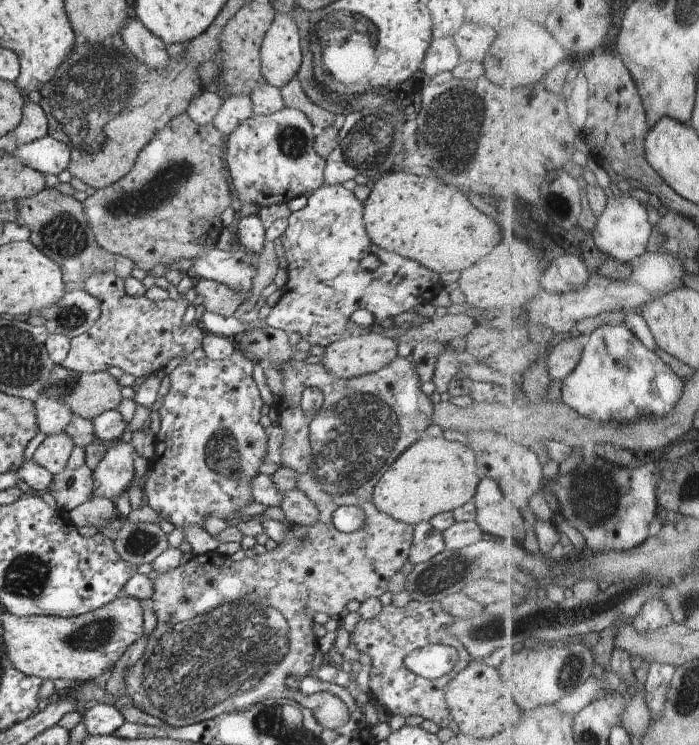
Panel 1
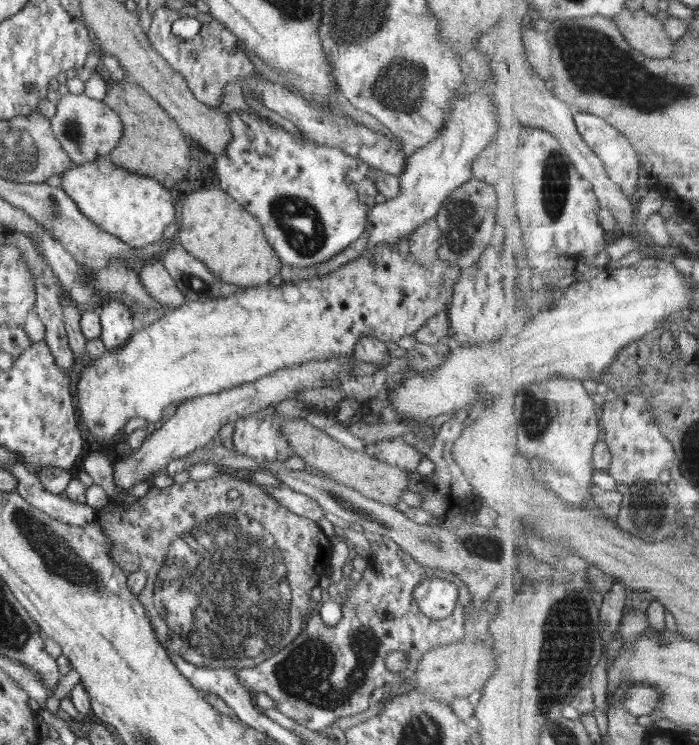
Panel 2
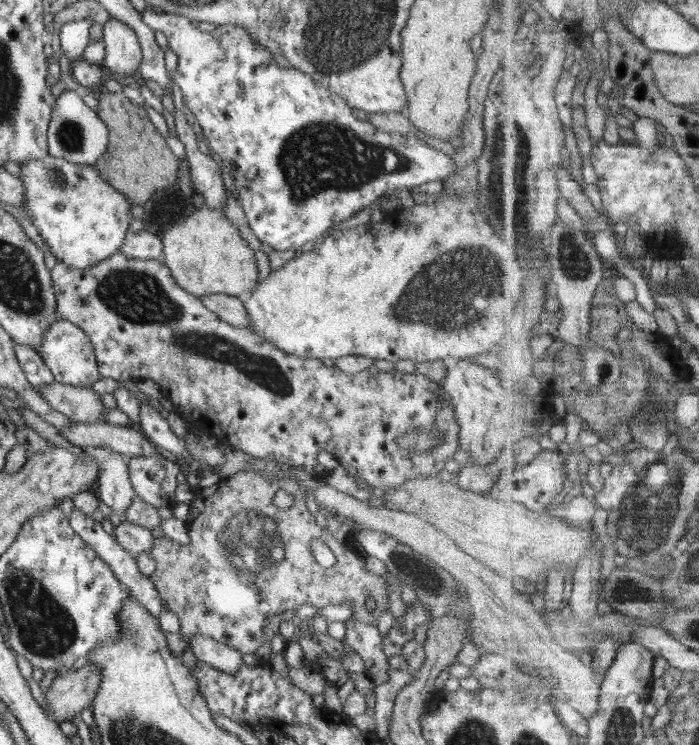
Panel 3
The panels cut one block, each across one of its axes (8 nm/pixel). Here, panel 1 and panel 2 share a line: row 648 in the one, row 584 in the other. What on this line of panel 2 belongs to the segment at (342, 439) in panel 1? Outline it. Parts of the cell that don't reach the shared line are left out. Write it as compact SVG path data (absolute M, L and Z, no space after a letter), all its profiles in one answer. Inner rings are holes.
M224 472L205 481L189 480L182 484L173 483L166 488L150 487L148 493L140 498L126 498L122 501L126 508L120 512L108 512L103 507L98 510L97 518L103 526L103 533L111 542L109 556L125 572L142 570L146 573L146 584L143 593L139 594L141 605L145 608L149 621L157 634L159 642L170 652L179 654L184 660L197 666L219 668L221 666L246 669L258 666L274 654L289 645L302 632L303 625L319 604L312 600L312 588L319 584L320 578L329 567L332 556L330 538L325 536L321 528L312 519L294 514L289 508L282 506L264 488L241 474Z

